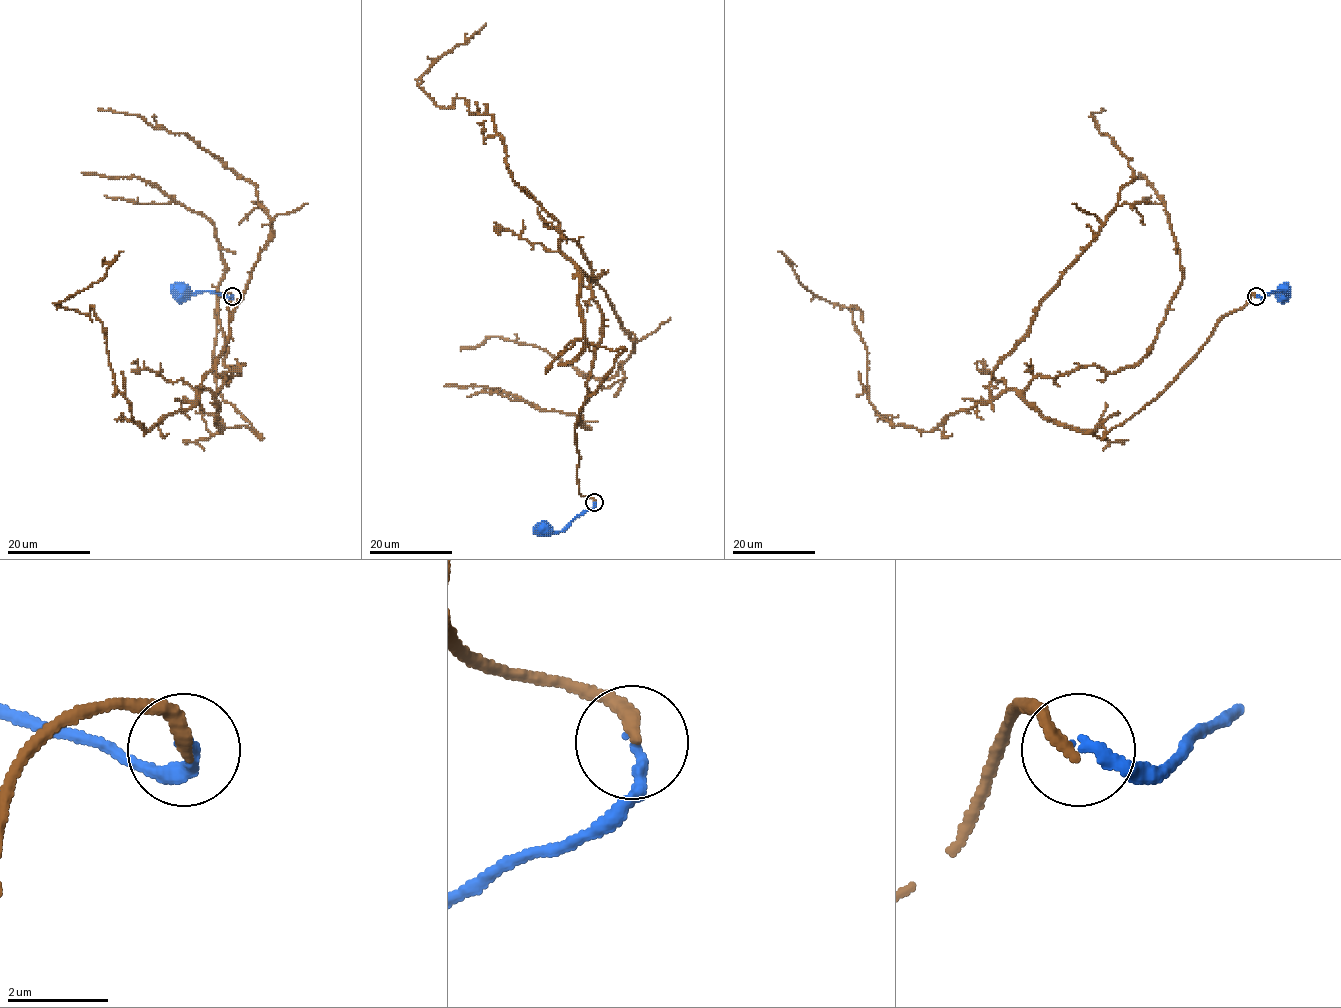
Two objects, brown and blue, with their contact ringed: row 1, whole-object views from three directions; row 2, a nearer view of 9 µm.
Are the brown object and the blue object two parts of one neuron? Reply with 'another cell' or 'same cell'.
another cell

